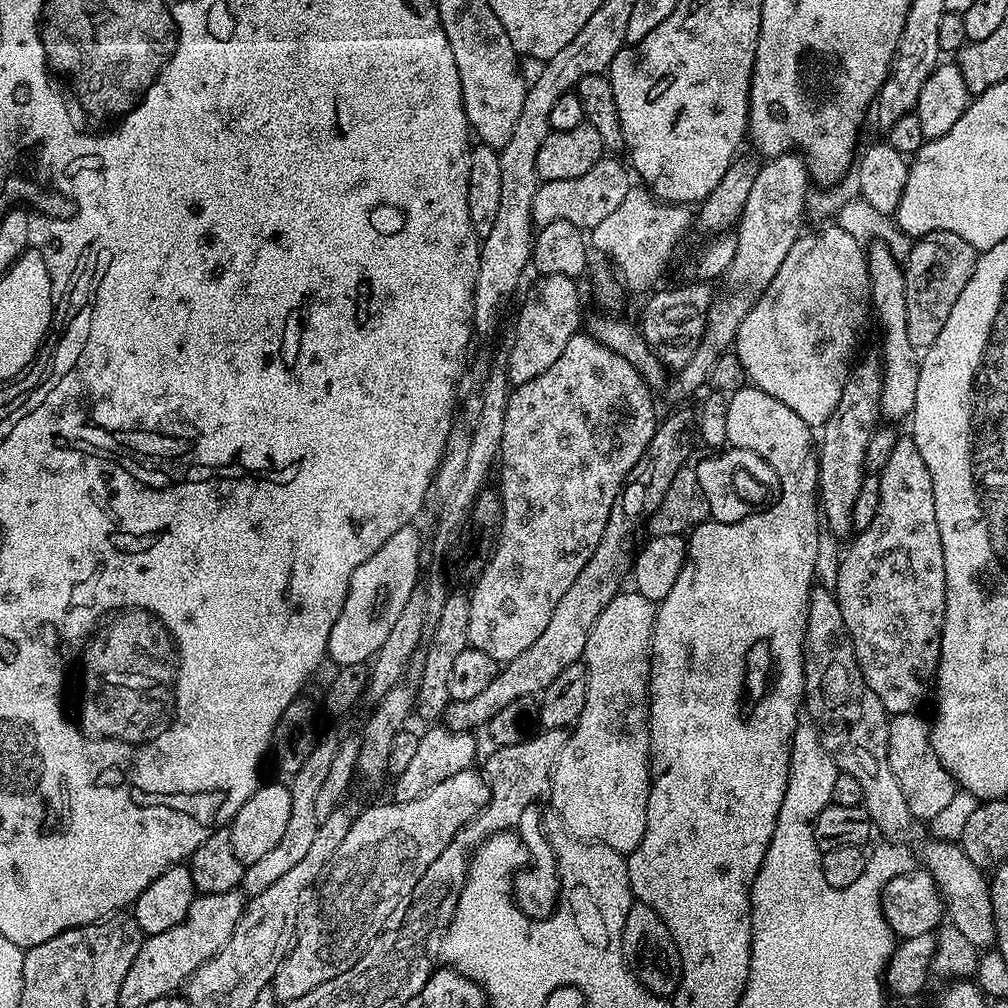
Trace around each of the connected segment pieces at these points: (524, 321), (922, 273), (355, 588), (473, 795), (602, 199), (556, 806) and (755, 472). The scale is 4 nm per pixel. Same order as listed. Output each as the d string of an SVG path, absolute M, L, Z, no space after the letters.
M541 275L536 285L528 292L520 313L516 316L516 341L508 348L508 378L513 385L525 384L545 370L550 370L554 362L566 350L566 342L570 342L572 336L577 335L582 328L582 316L580 320L580 292L576 289L577 281L568 276Z
M931 232L913 243L908 260L902 264L906 332L912 348L926 350L934 346L938 334L942 334L942 326L946 326L946 318L950 318L950 310L954 310L954 302L958 302L958 294L966 290L966 282L970 282L974 274L977 255L976 249L966 242L966 238L958 238L958 234L949 232Z
M407 524L394 534L390 534L390 538L386 538L386 542L382 542L382 546L378 546L378 550L374 550L374 554L370 554L370 558L366 558L366 562L362 562L362 566L354 570L350 578L350 586L346 590L346 600L342 602L342 612L338 614L328 638L326 656L333 665L363 664L371 661L382 646L382 642L386 642L394 622L398 622L398 614L406 610L406 602L410 602L412 593L417 591L420 576L420 570L418 574L419 550L420 532L416 526Z
M467 768L454 774L454 778L446 778L446 782L438 782L438 786L410 802L376 804L361 816L359 813L353 819L350 834L346 834L342 846L338 846L334 858L330 858L320 879L303 901L292 953L278 966L270 985L276 991L277 1000L287 1002L302 998L302 994L310 994L310 990L322 986L322 982L330 982L330 978L338 978L338 974L350 970L376 937L389 927L388 919L411 897L414 886L418 886L430 862L450 846L456 832L484 807L489 795L488 781L479 771Z
M601 158L597 164L590 166L586 174L578 178L566 178L565 180L546 180L534 194L534 210L532 211L532 223L543 226L548 223L565 220L583 230L591 230L605 221L614 213L625 198L630 187L630 172L627 167L619 164L618 159L608 160Z
M621 590L604 607L602 614L598 614L598 618L586 638L586 646L584 647L582 657L583 666L588 672L584 709L579 720L576 721L574 727L571 729L566 746L562 746L562 750L556 759L556 765L552 767L552 783L550 785L550 797L552 796L552 800L550 800L550 806L559 816L559 823L563 824L565 829L571 832L577 840L605 844L606 846L610 846L615 852L621 854L627 854L635 850L638 842L642 842L642 834L646 830L648 791L652 785L653 778L648 762L648 751L650 750L650 734L648 733L648 701L650 693L648 691L648 680L652 676L652 627L656 621L656 610L657 605L653 601L647 600L641 592Z
M728 446L715 454L708 454L704 461L698 462L698 479L709 503L711 519L727 524L755 516L778 492L774 470L749 448Z

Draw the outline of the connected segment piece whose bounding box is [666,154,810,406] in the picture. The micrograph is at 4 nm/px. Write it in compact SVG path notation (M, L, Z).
M785 154L765 159L761 163L758 174L754 178L754 186L750 186L750 195L746 198L746 206L740 215L740 222L734 229L736 237L736 249L734 258L730 262L727 272L722 277L724 283L724 293L717 295L713 299L712 307L708 309L708 321L704 327L704 333L700 339L698 350L692 353L692 358L686 362L686 366L675 373L673 380L666 389L666 397L672 406L680 406L685 403L687 396L692 396L700 387L708 384L711 371L714 370L715 363L721 355L727 353L736 343L738 326L742 326L742 318L756 305L756 300L770 286L774 274L778 274L782 262L786 259L786 254L790 254L790 246L799 240L802 229L805 227L804 203L810 189L810 173L808 165L804 162L804 157L799 154Z

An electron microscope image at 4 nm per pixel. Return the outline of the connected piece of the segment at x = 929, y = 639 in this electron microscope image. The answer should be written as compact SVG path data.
M899 437L891 451L890 458L887 459L886 466L878 474L879 477L879 502L878 514L874 514L874 522L866 526L866 530L855 533L852 545L849 546L840 558L840 569L838 570L837 584L834 595L838 606L842 610L842 622L846 622L848 639L854 646L854 654L870 690L878 694L878 702L889 714L897 712L916 712L919 704L923 702L924 695L929 695L934 684L936 667L940 661L940 628L944 625L944 615L946 614L946 566L942 558L942 538L938 534L938 518L934 514L934 492L933 479L926 467L926 462L922 459L922 454L918 451L915 437Z

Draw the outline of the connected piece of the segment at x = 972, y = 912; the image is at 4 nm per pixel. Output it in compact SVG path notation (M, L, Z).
M939 838L929 841L924 848L923 867L938 886L947 919L969 942L974 942L976 948L991 949L996 944L996 923L990 880L985 869L974 866L974 862L966 858L959 843Z

